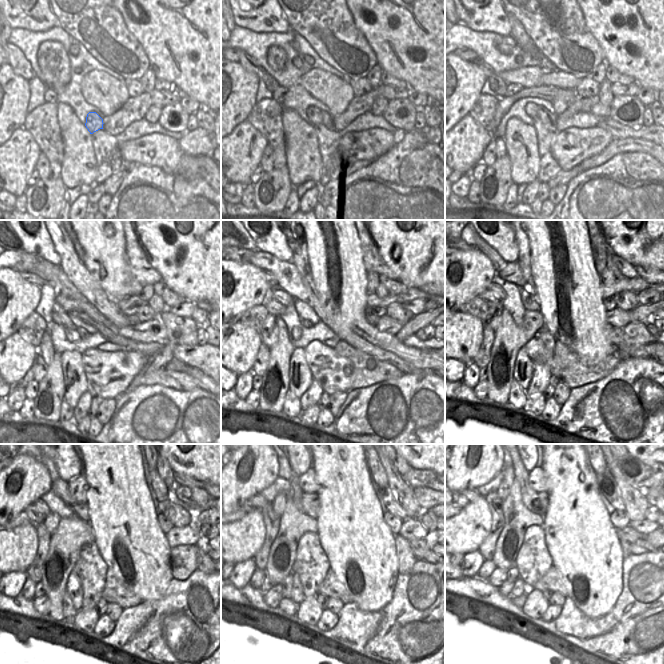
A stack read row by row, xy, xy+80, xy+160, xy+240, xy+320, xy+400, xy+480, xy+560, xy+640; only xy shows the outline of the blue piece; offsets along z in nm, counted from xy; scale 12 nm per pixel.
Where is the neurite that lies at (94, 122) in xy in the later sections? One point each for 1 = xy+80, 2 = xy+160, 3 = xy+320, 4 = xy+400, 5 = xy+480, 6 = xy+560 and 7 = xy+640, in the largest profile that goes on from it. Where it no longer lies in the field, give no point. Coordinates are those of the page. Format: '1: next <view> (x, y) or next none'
1: next xy+80 (314, 115)
2: next xy+160 (531, 109)
3: next xy+320 (274, 307)
4: next xy+400 (490, 297)
5: next xy+480 (31, 511)
6: next xy+560 (246, 506)
7: next xy+640 (465, 501)

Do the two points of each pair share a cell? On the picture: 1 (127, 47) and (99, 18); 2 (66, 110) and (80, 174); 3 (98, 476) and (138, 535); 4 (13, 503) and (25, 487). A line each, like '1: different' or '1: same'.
1: same
2: same
3: same
4: same

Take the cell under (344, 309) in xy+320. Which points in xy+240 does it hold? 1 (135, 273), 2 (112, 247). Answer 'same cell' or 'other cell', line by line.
1: other cell
2: same cell

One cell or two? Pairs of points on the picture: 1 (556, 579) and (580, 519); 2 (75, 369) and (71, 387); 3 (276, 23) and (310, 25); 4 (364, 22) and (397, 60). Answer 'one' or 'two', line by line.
1: two
2: one
3: two
4: one

